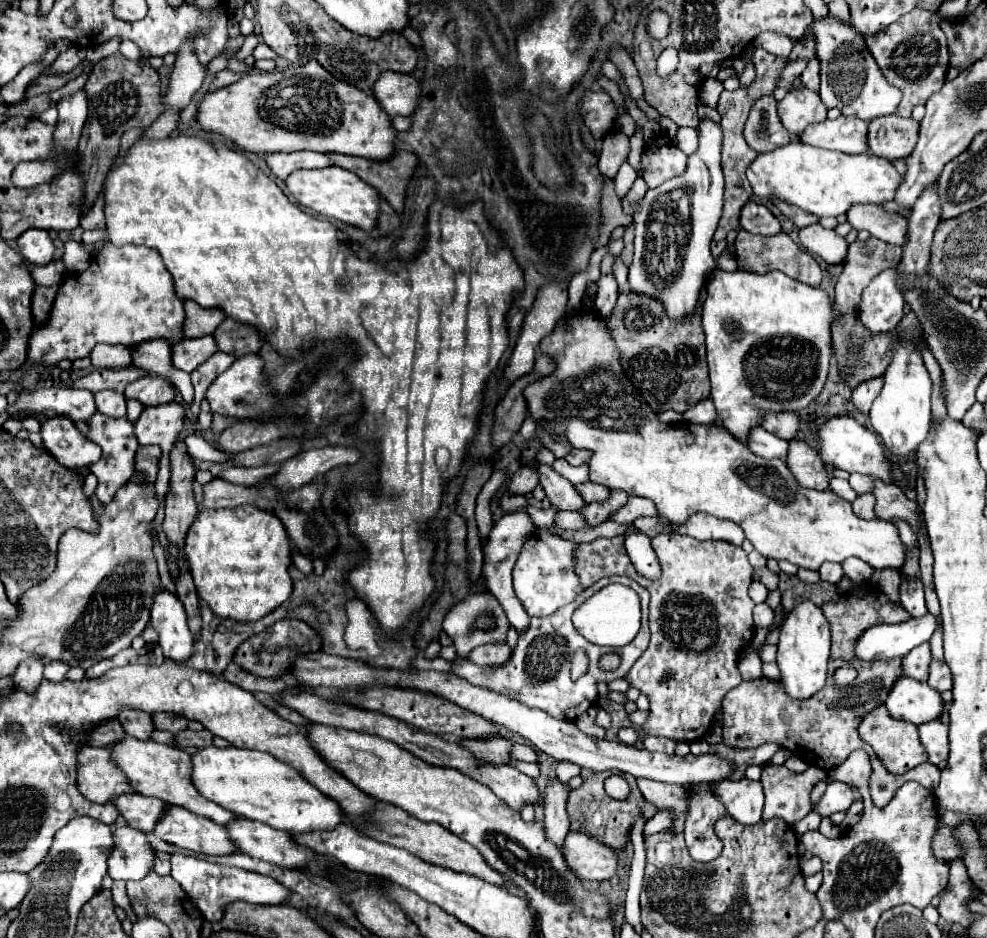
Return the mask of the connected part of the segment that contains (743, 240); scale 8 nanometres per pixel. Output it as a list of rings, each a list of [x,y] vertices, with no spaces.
[[[740,228],[734,246],[736,246],[736,262],[740,270],[750,270],[758,274],[764,274],[770,270],[782,270],[786,276],[798,282],[804,282],[808,286],[818,286],[822,280],[822,270],[818,262],[798,244],[794,244],[786,232],[778,232],[774,236],[762,236],[762,234],[750,234]]]

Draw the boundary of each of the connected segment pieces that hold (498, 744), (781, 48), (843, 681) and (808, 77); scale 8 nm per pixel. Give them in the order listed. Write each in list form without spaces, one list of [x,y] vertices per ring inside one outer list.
[[[488,736],[488,738],[462,738],[460,746],[470,750],[476,760],[500,766],[500,764],[508,764],[512,760],[510,750],[512,750],[514,742],[506,736],[494,736],[494,738]]]
[[[762,32],[756,40],[754,46],[760,46],[772,54],[776,54],[778,58],[788,58],[788,54],[794,48],[794,42],[788,36],[782,34],[772,34],[772,32]]]
[[[848,664],[848,666],[843,666],[836,670],[834,673],[834,684],[840,686],[840,688],[842,686],[850,686],[854,678],[856,678],[856,669]]]
[[[810,56],[810,58],[806,58],[806,60],[808,60],[808,66],[806,66],[806,70],[802,72],[800,82],[802,82],[802,86],[806,86],[808,90],[818,92],[818,88],[820,88],[820,78],[818,78],[818,74],[820,74],[820,62],[818,62],[814,56]]]

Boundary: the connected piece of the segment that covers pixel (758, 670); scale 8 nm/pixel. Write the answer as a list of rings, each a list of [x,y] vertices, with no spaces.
[[[750,644],[746,648],[744,658],[738,662],[738,668],[740,668],[740,674],[744,680],[754,680],[754,678],[762,676],[762,660],[760,660],[758,652],[760,652],[760,648],[756,650],[756,646]]]

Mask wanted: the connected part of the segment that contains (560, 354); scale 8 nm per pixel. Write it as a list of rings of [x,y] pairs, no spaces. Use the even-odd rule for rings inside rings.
[[[580,312],[580,316],[574,314],[574,316],[568,318],[566,322],[560,322],[560,324],[558,324],[558,326],[540,342],[540,350],[546,352],[546,354],[550,354],[552,358],[556,358],[556,366],[558,366],[558,368],[556,368],[548,378],[530,384],[530,386],[524,390],[524,396],[526,396],[526,402],[528,402],[528,412],[530,412],[536,420],[544,418],[544,420],[548,420],[548,422],[556,422],[556,424],[554,424],[554,432],[556,432],[556,434],[564,434],[564,436],[568,438],[568,442],[570,442],[574,448],[588,448],[588,450],[594,452],[594,456],[592,456],[592,460],[590,460],[590,482],[608,486],[610,490],[622,490],[622,492],[626,492],[628,496],[642,496],[642,498],[652,500],[652,502],[656,504],[658,514],[660,514],[664,520],[668,520],[670,524],[684,524],[692,514],[698,514],[698,512],[716,516],[716,518],[720,518],[720,520],[732,520],[732,522],[736,522],[736,524],[744,530],[746,538],[754,544],[754,548],[756,548],[762,556],[766,556],[766,558],[776,558],[776,560],[782,560],[782,558],[784,558],[784,560],[788,560],[788,562],[798,564],[800,568],[818,570],[818,568],[822,566],[822,562],[826,562],[826,560],[830,560],[830,562],[844,562],[844,560],[850,558],[850,556],[858,556],[858,558],[862,558],[864,562],[868,562],[872,568],[878,568],[878,570],[882,570],[882,568],[902,568],[906,548],[904,548],[904,544],[902,544],[902,540],[900,540],[898,530],[896,530],[894,524],[882,522],[882,520],[878,520],[878,518],[876,518],[876,520],[862,520],[862,518],[858,518],[858,516],[852,512],[850,502],[846,502],[842,496],[834,494],[830,488],[820,492],[820,490],[806,490],[806,488],[798,486],[796,478],[792,476],[792,472],[788,470],[788,466],[786,466],[784,460],[778,460],[778,458],[766,460],[766,458],[760,458],[760,456],[752,454],[752,452],[748,450],[748,446],[746,446],[742,440],[730,436],[722,426],[708,426],[708,424],[680,424],[680,426],[674,426],[674,424],[662,424],[662,422],[658,420],[656,412],[642,400],[642,396],[636,392],[636,388],[630,384],[630,380],[622,374],[622,366],[620,366],[620,360],[618,360],[618,350],[616,350],[612,338],[610,338],[610,334],[608,334],[604,322],[598,318],[596,312]]]

